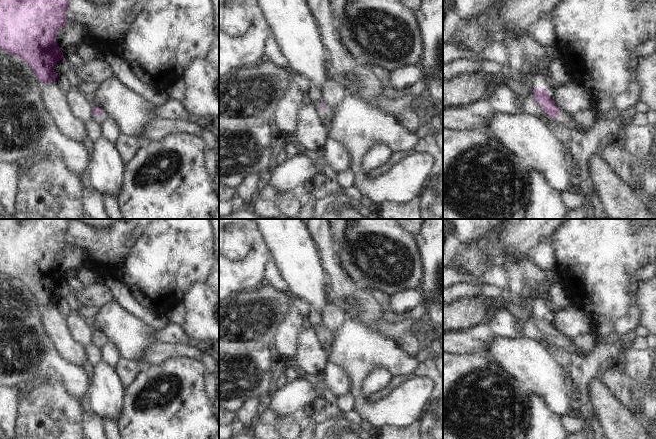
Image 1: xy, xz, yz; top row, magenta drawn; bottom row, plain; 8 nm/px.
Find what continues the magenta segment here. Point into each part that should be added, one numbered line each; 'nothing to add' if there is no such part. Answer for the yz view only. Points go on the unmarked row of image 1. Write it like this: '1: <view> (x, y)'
1: yz (571, 346)

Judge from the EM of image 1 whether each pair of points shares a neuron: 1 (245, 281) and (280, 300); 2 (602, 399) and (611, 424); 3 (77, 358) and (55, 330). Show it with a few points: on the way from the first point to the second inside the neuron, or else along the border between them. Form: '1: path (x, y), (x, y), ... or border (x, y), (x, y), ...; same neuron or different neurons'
1: border (252, 289), (240, 290), (230, 297); different neurons
2: path (606, 405), (611, 413), (611, 418); same neuron
3: path (72, 351), (61, 337); same neuron

